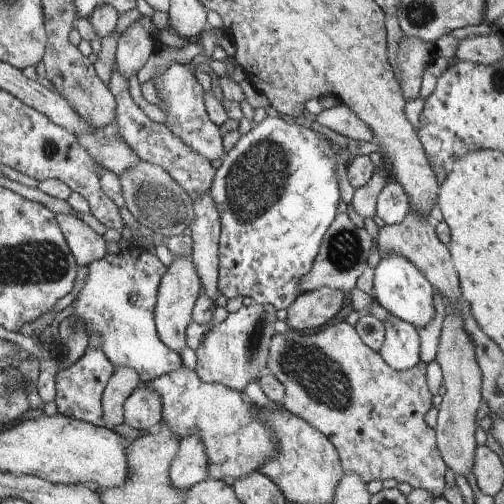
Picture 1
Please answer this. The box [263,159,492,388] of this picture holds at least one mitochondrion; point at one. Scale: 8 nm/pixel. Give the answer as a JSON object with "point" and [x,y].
{"point":[344,252]}

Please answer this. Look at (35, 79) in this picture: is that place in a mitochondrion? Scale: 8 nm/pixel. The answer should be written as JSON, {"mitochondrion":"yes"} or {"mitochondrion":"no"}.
{"mitochondrion":"no"}

